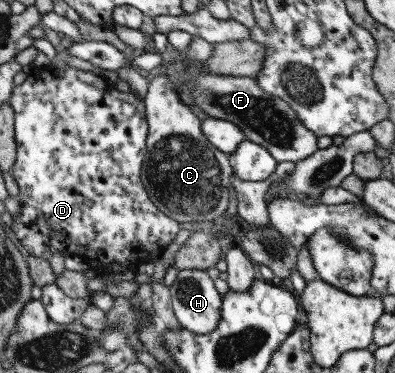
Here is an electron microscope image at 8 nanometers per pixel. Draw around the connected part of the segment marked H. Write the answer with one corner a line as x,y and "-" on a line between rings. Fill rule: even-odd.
202,270
178,271
169,286
171,307
178,324
192,334
210,334
220,320
220,290
214,288
213,280

